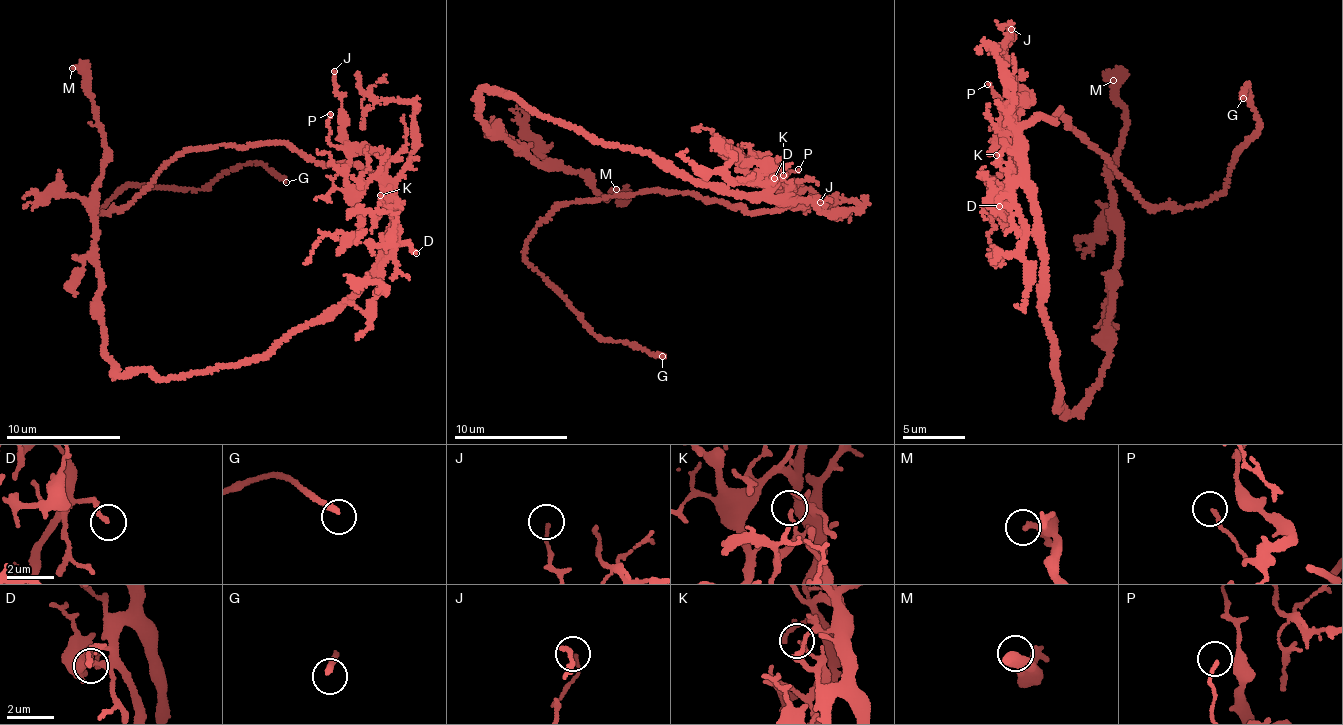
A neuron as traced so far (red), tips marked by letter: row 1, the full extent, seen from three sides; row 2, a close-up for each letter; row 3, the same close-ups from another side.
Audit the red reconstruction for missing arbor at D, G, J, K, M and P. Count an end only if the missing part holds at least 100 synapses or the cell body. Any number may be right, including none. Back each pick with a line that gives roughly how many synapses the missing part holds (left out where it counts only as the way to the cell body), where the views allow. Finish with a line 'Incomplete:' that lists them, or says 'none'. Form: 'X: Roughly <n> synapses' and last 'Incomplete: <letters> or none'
Incomplete: G

